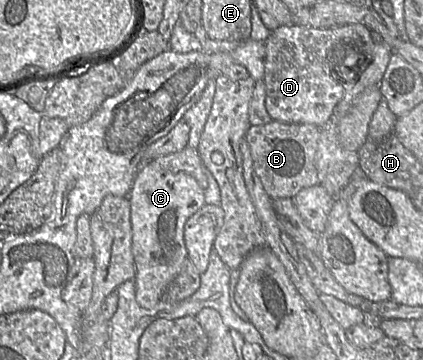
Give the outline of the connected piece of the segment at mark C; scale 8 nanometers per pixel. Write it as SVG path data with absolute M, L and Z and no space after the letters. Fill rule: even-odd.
M151 161L139 169L128 199L131 207L135 299L140 307L149 309L161 299L187 258L184 225L206 204L205 191L193 176L164 170Z

